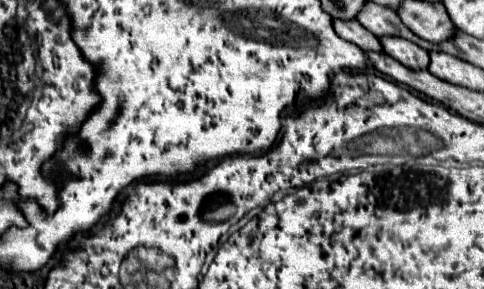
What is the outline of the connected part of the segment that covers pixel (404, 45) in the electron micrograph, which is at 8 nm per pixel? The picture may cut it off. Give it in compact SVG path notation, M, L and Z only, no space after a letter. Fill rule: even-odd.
M386 36L386 38L378 38L382 44L382 50L396 58L398 62L402 62L404 66L412 68L412 70L420 70L420 68L428 68L428 52L422 50L418 44L408 42L404 38L398 36Z

